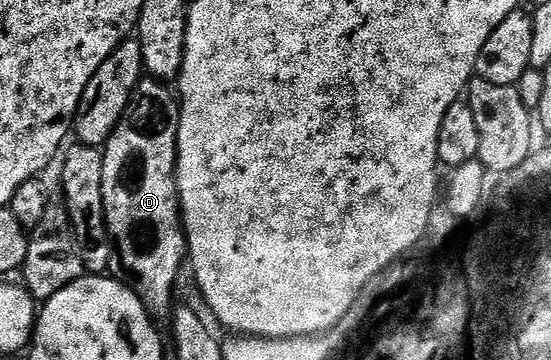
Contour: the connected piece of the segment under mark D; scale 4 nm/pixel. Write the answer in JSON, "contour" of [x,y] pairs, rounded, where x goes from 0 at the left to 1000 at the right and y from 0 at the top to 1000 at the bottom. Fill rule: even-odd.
{"contour":[[[256,217],[240,253],[240,281],[229,294],[225,325],[214,339],[207,372],[187,403],[185,550],[196,656],[203,667],[203,714],[196,756],[205,778],[227,789],[258,839],[278,883],[310,881],[316,864],[312,819],[319,811],[319,775],[327,767],[327,731],[338,722],[334,614],[327,597],[327,533],[319,522],[319,408],[327,294],[303,231],[281,217]]]}

